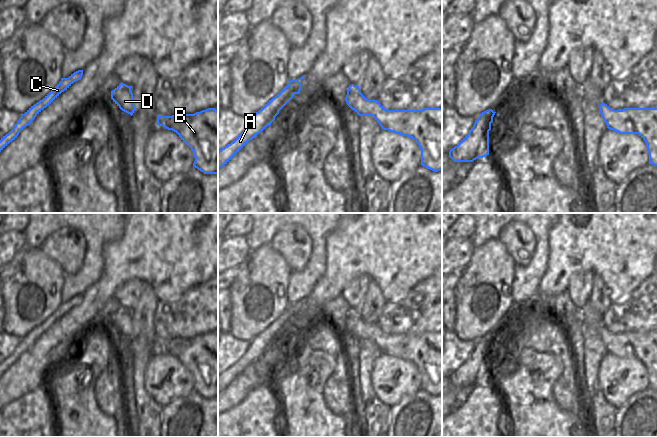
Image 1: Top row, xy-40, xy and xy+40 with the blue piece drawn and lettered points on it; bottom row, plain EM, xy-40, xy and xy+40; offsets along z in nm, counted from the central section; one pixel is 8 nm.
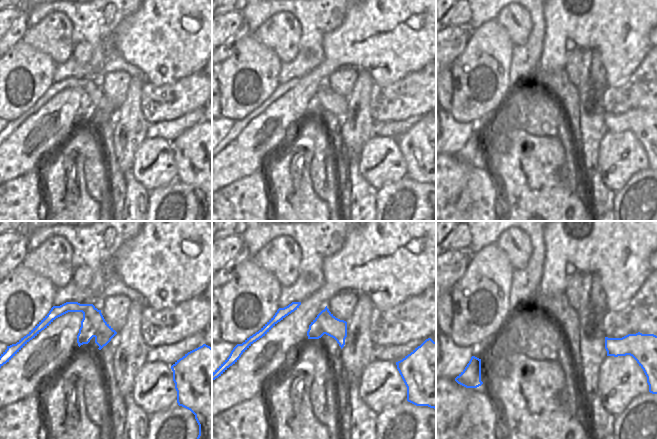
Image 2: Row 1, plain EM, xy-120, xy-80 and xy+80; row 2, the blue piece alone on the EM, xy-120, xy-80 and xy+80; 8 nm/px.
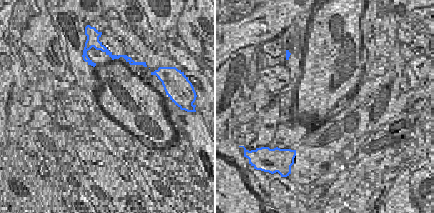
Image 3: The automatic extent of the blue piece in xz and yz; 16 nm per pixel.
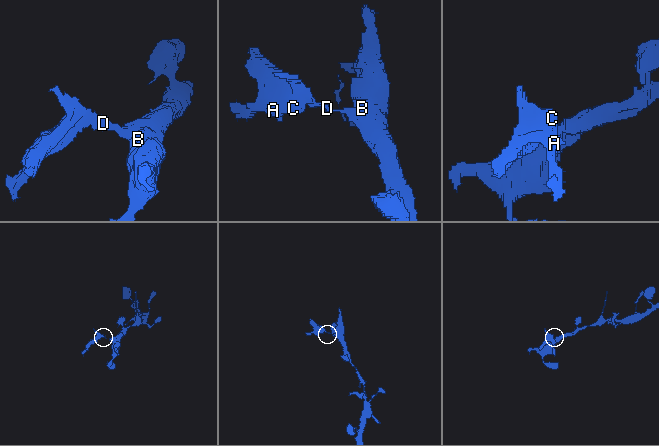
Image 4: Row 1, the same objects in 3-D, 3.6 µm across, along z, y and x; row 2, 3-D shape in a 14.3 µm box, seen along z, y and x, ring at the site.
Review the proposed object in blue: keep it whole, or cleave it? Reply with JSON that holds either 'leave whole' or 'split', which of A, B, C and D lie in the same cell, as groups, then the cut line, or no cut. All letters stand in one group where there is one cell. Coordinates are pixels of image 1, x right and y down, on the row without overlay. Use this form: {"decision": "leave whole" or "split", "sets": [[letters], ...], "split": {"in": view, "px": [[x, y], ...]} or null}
{"decision": "split", "sets": [["A", "C", "D"], ["B"]], "split": {"in": "xy", "px": [[377, 325], [372, 339]]}}

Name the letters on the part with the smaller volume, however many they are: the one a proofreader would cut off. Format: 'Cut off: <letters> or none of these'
Cut off: A, C, D

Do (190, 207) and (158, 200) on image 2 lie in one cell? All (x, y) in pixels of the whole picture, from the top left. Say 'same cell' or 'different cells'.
same cell

